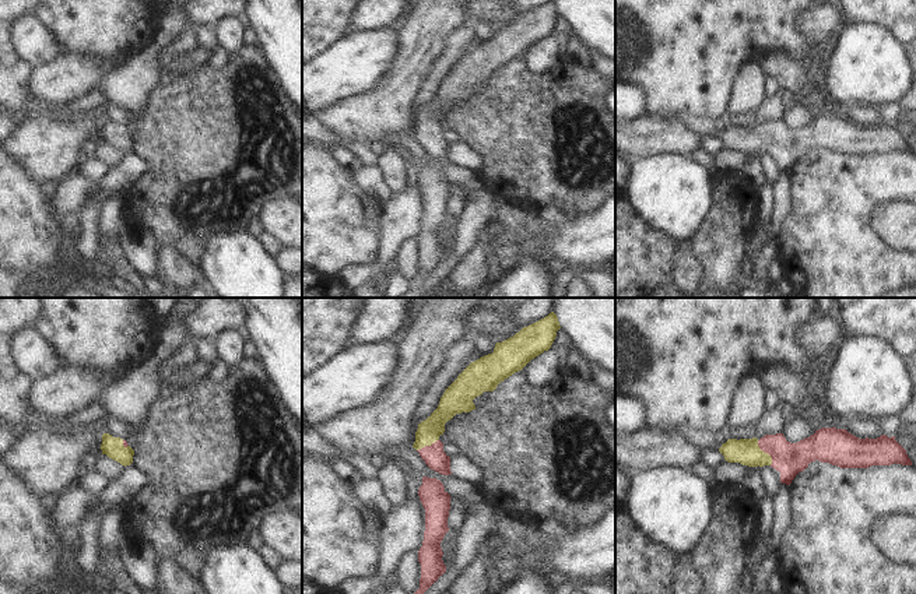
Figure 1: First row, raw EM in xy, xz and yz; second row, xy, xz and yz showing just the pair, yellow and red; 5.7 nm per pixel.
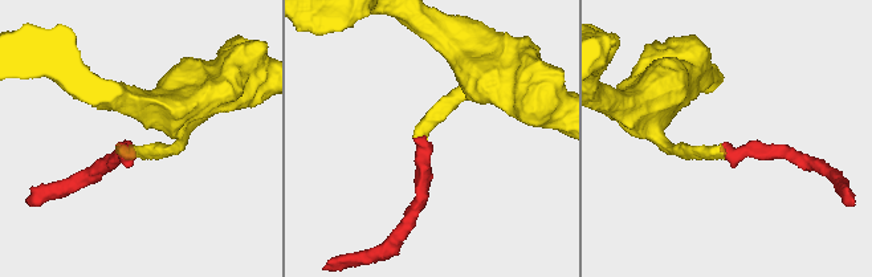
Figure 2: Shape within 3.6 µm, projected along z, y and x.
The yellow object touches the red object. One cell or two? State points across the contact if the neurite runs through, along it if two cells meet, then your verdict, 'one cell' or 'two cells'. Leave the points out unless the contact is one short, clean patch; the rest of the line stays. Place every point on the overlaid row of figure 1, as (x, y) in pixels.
across yz (746, 452), (764, 452), (776, 452), (789, 459) | one cell

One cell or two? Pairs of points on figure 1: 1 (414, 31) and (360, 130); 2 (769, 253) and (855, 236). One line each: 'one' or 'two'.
1: one
2: two

